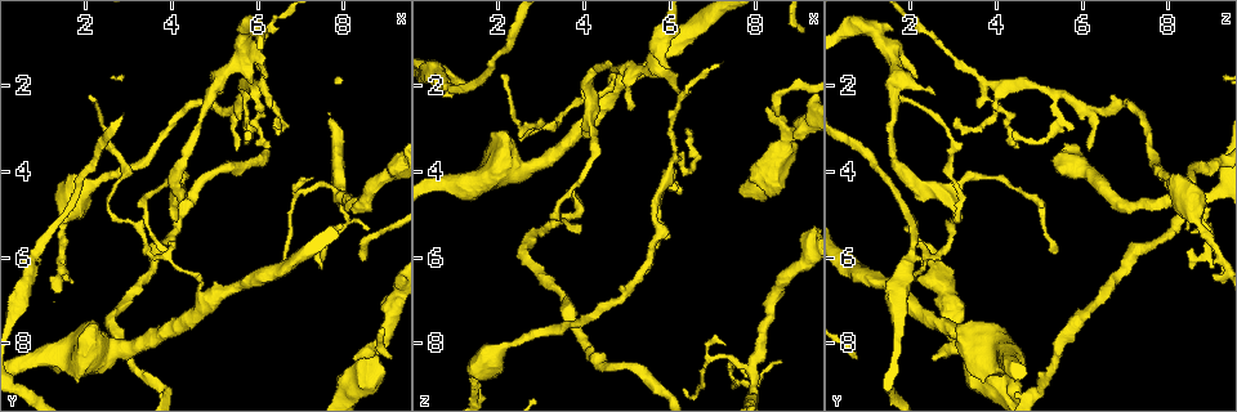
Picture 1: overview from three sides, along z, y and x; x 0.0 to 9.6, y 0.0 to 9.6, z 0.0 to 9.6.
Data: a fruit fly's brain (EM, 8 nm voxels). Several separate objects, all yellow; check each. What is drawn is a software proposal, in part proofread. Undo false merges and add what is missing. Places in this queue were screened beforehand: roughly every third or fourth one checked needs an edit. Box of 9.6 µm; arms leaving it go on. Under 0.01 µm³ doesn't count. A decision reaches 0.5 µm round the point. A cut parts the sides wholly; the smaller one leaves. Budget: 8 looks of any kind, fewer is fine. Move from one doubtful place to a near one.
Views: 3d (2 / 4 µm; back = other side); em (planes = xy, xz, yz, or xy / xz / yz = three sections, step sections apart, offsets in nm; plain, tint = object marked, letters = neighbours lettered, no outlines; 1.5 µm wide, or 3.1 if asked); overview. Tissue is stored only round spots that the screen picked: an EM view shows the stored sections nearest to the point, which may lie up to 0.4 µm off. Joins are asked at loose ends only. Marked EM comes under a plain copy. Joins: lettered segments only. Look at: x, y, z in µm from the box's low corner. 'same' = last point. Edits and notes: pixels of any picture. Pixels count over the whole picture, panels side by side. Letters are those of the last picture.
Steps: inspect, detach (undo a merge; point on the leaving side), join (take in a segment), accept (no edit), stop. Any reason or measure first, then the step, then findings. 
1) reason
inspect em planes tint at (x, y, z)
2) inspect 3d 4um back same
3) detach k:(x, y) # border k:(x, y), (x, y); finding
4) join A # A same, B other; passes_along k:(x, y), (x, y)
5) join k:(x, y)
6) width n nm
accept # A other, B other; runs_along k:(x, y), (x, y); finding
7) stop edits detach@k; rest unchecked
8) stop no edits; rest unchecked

inspect em yz step 4 letters at (3.90, 5.70, 2.05)

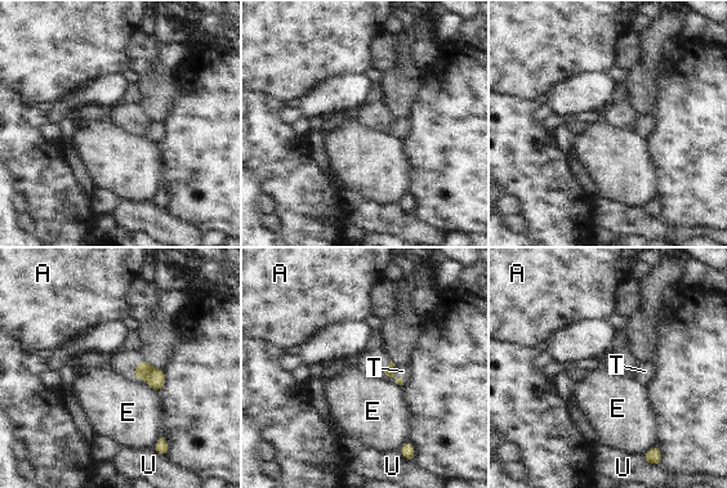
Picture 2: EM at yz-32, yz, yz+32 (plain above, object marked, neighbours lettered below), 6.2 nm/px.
join T # A other, E other, T same, U other; the neuron continues

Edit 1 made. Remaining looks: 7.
redraw
inspect overview

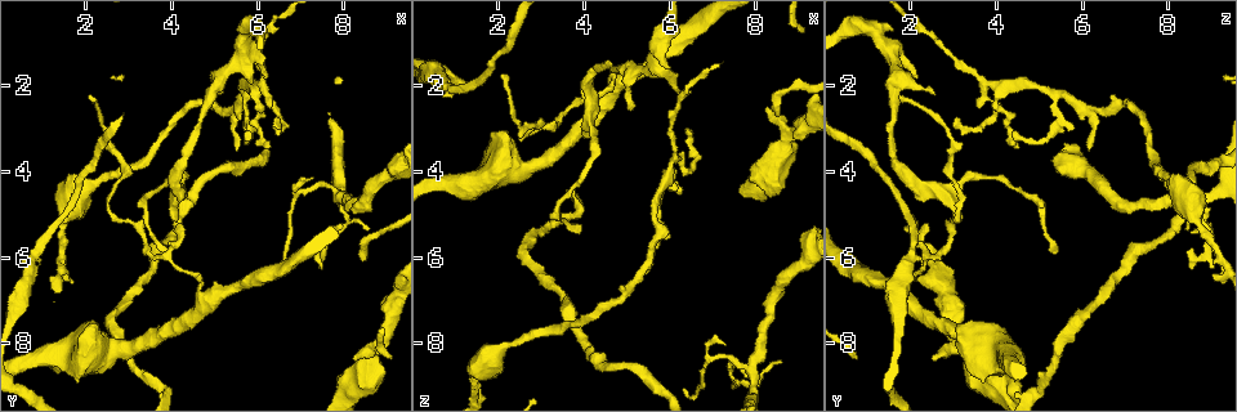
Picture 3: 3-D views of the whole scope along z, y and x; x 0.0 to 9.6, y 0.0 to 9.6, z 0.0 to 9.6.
an open end
inspect 3d 2um at (3.85, 5.95, 5.30)

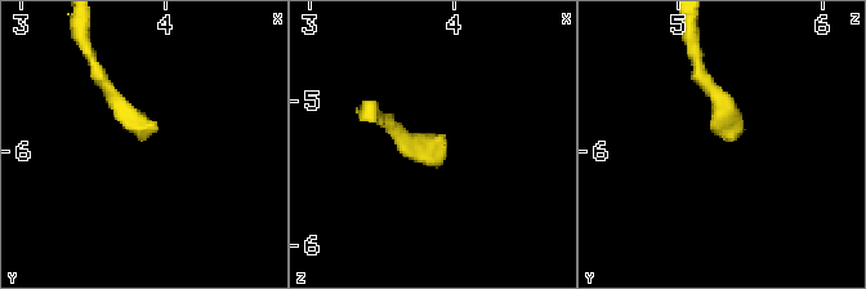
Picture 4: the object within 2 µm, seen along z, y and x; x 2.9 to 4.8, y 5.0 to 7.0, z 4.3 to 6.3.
inspect em xy step 8 tint at (3.86, 5.94, 5.34)

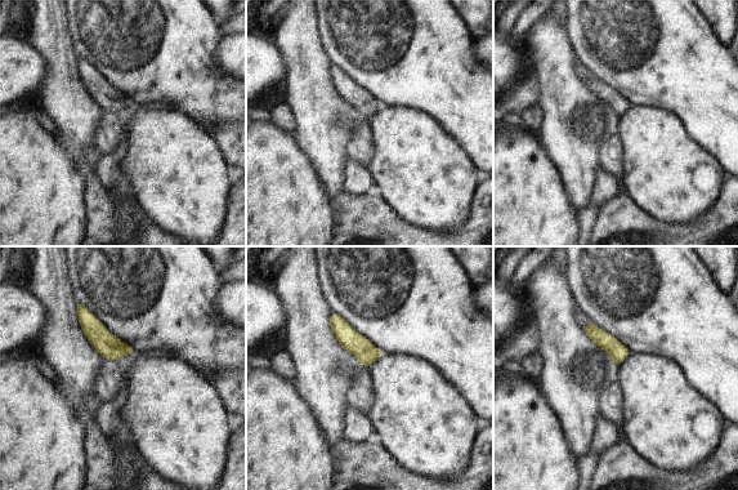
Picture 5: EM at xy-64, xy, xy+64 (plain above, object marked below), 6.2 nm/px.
inspect em xy step 8 letters same

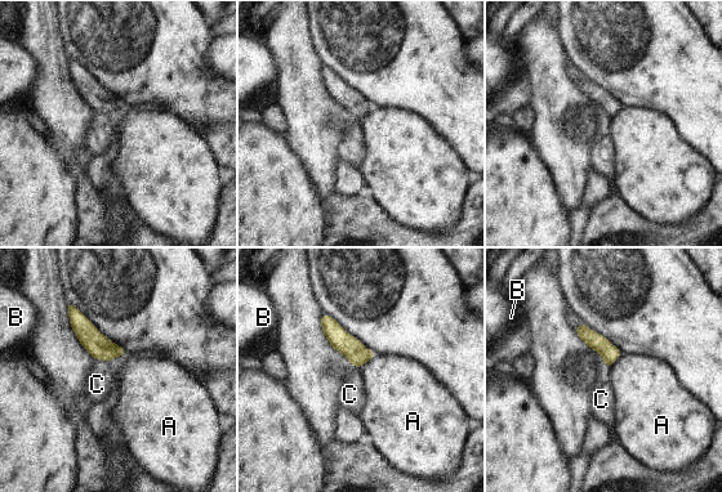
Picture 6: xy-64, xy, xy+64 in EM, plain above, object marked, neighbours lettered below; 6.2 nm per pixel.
width 110 nm
accept # A other, B other, C other; runs_along 6:(71, 309), (106, 350), (121, 352); no lettered segment goes on from it

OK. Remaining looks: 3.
free end
inspect 3d 4um at (6.25, 3.40, 4.55)

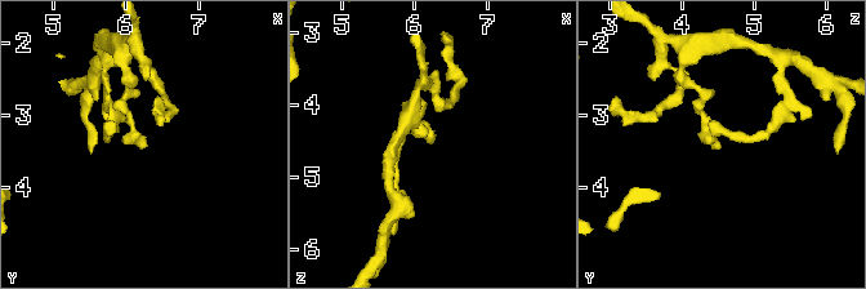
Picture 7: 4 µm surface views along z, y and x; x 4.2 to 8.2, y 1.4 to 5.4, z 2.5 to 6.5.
need the tissue
inspect em planes tint at (6.25, 3.40, 4.50)

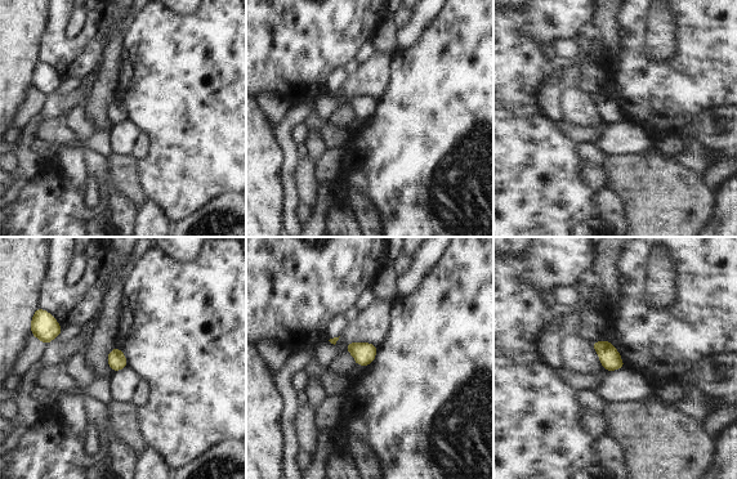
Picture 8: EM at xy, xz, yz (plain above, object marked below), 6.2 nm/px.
what lies round it
inspect em planes letters same

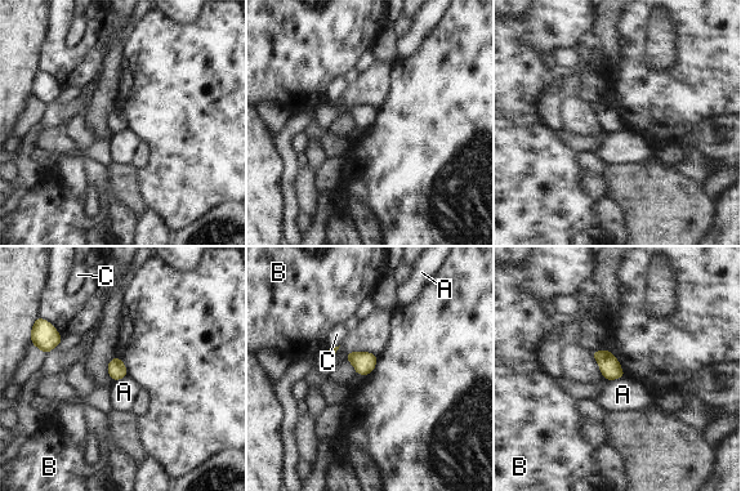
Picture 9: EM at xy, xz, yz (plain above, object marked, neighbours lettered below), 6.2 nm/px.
accept # A other, B other, C other; border 9:(625, 375), (617, 379), (603, 379); none of them fits

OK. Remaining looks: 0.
stop edits join@2; rest unchecked

